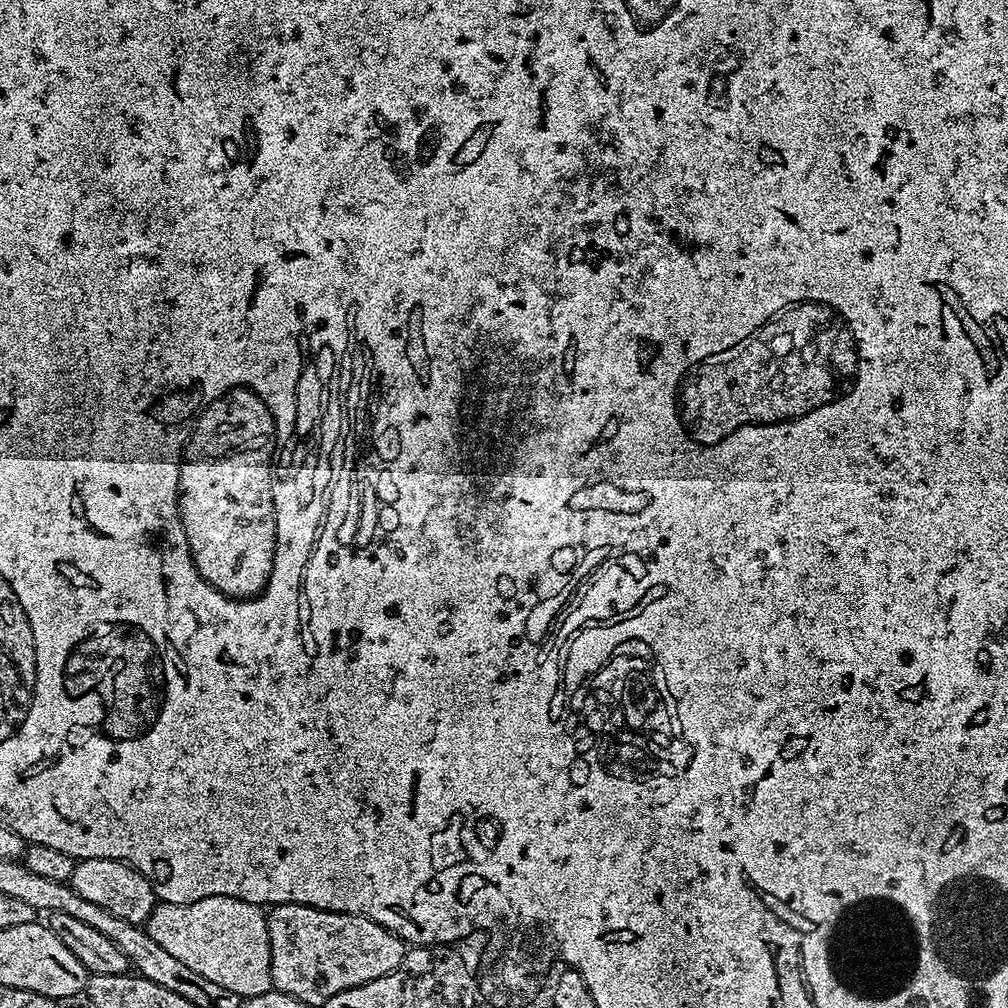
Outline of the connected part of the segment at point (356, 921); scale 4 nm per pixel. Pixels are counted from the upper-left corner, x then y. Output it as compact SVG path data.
M277 904L269 907L268 937L270 938L270 970L272 980L280 980L280 984L296 984L292 988L292 996L304 996L302 1002L312 1000L312 952L405 952L405 941L386 930L381 924L365 916L350 915L347 912L323 911L305 904Z

